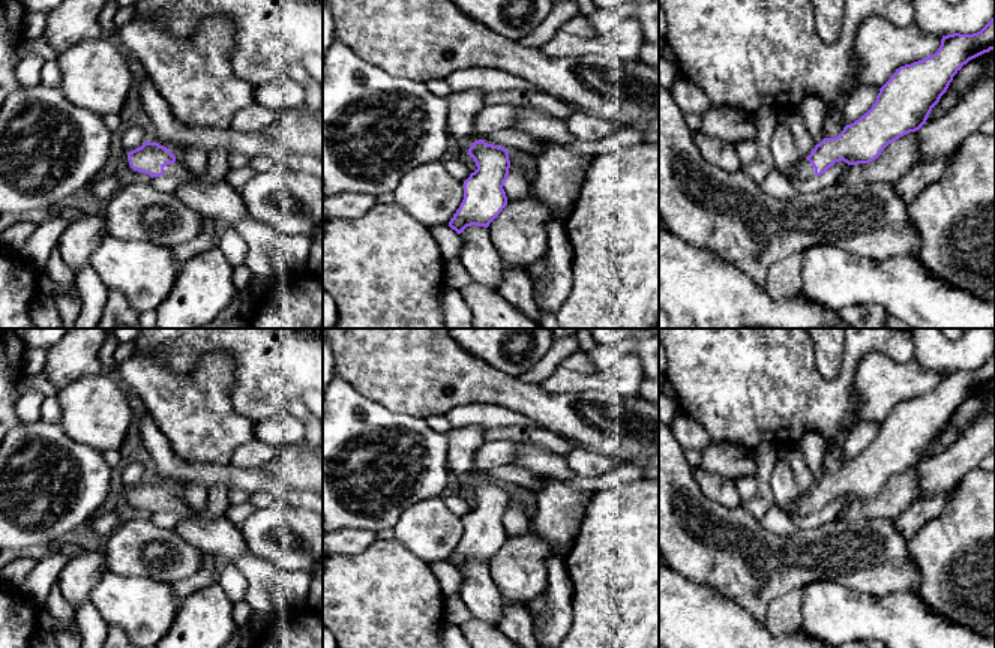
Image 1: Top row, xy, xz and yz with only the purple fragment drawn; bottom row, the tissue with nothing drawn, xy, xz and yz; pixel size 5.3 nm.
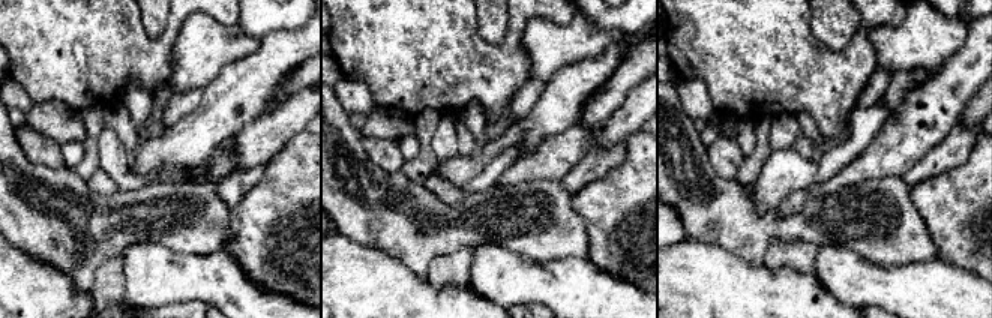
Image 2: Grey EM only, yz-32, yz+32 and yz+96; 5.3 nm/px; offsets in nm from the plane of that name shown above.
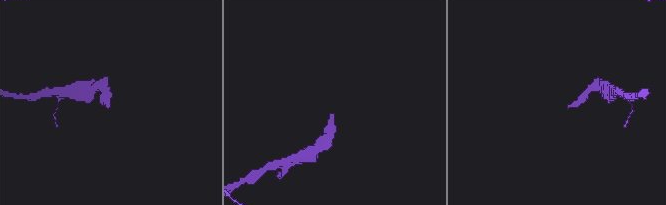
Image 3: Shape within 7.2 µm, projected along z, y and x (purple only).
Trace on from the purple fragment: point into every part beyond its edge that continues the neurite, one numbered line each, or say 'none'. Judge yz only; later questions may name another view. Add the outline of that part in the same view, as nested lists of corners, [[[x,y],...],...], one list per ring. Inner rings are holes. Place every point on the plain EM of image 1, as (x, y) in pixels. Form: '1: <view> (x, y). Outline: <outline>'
1: yz (803, 506). Outline: [[[801,495],[797,501],[792,502],[791,508],[794,513],[804,518],[806,514],[815,512],[815,504],[807,495]]]

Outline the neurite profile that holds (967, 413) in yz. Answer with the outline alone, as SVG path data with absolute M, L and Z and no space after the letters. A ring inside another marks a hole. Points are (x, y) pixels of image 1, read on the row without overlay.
M990 386L989 388L984 388L963 400L953 412L953 417L950 418L947 428L941 432L939 438L932 444L926 458L936 456L951 447L962 432L975 422L980 410L993 394L995 386Z

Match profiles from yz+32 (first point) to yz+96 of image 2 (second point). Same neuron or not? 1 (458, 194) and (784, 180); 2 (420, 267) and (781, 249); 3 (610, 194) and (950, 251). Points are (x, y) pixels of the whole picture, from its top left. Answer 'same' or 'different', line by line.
1: different
2: different
3: same

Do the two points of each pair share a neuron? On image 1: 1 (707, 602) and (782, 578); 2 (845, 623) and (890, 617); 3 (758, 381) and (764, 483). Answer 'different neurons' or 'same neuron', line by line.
1: different neurons
2: same neuron
3: different neurons

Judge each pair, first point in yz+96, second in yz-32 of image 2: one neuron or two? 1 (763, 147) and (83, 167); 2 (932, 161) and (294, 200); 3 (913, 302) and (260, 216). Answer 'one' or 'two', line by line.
1: one
2: two
3: two

